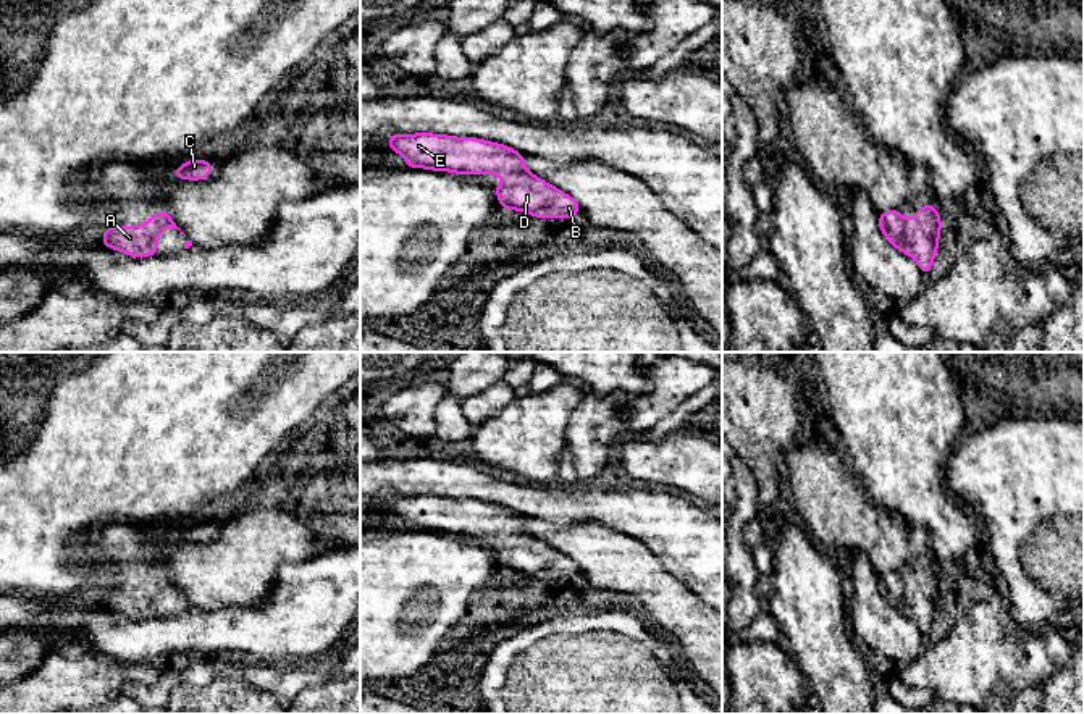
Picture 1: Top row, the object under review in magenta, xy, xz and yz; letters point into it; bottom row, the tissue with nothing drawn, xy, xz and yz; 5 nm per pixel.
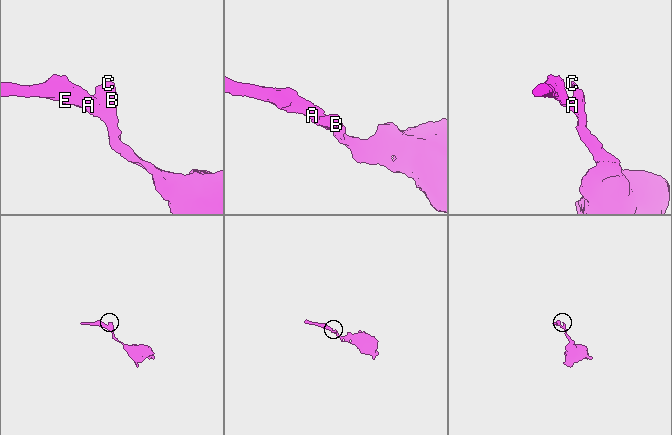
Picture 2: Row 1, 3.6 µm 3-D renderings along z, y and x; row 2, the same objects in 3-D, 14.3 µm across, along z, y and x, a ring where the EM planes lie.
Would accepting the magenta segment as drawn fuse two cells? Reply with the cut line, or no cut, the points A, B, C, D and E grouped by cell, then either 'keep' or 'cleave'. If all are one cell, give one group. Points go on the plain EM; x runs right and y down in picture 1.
cut none; groups A B C D E; keep

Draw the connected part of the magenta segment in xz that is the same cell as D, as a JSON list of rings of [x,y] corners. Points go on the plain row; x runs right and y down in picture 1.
[[[391,496],[388,509],[405,520],[409,530],[428,530],[457,536],[501,536],[506,541],[494,548],[502,572],[520,572],[536,580],[575,580],[580,573],[578,564],[561,551],[531,536],[525,530],[525,520],[514,510],[477,499],[452,499],[446,496]]]

